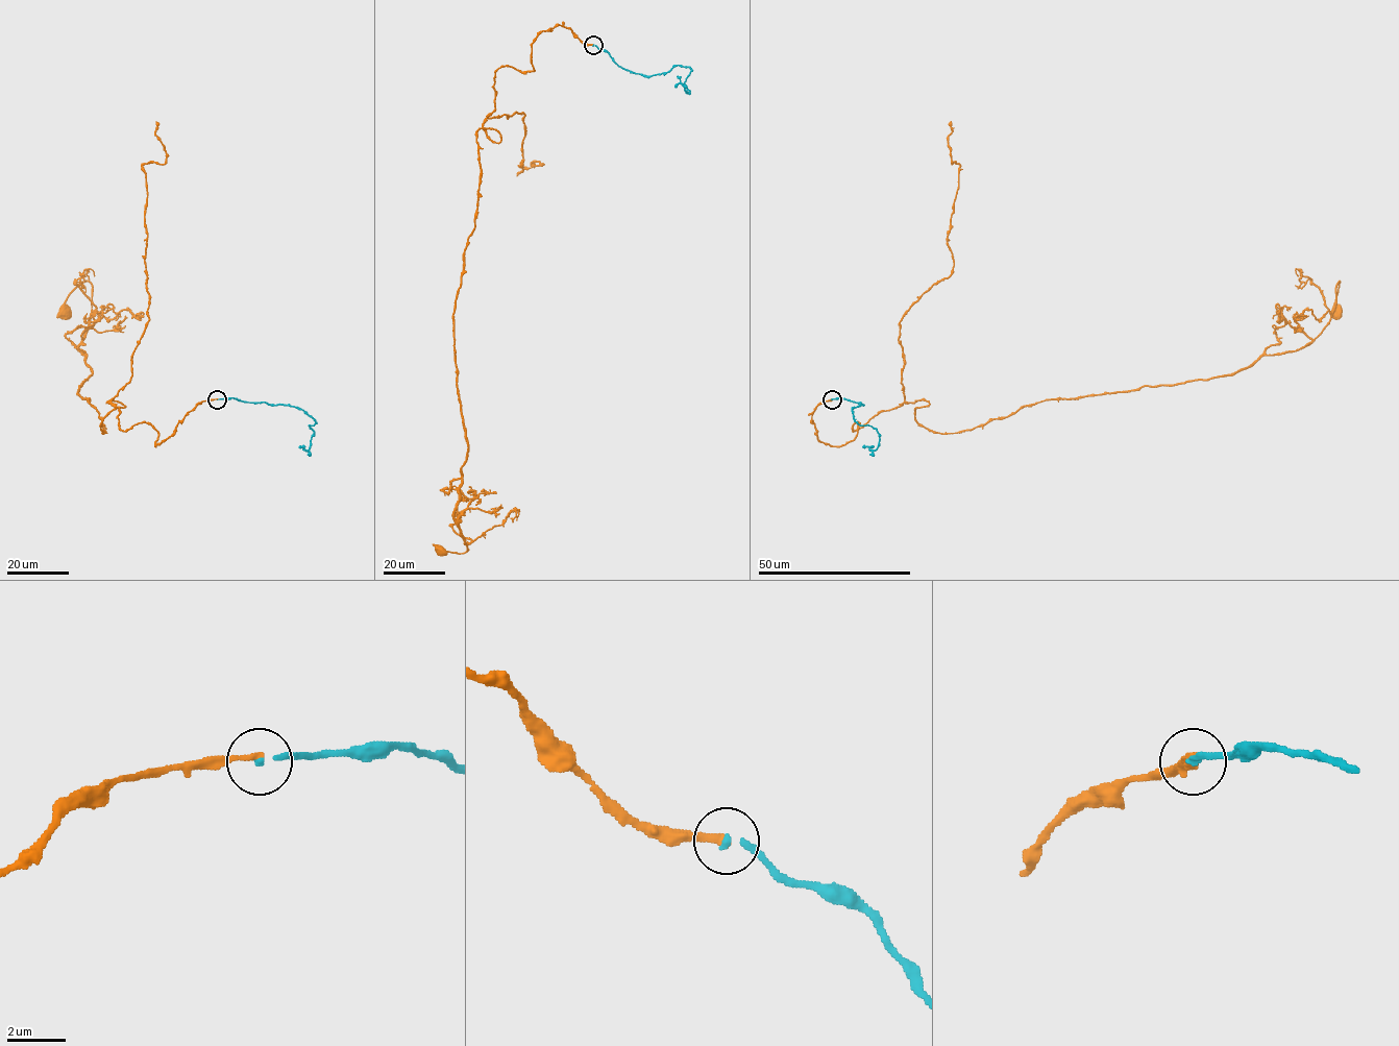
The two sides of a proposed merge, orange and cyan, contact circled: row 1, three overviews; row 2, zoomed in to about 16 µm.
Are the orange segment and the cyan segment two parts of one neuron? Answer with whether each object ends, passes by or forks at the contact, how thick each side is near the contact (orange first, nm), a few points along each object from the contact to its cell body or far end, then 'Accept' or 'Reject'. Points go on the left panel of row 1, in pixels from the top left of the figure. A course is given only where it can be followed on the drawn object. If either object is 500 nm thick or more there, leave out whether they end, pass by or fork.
At the ring orange ends. At the ring cyan ends. Thickness 220 nm (orange) against 200 nm. Course of orange: (218, 399), (155, 446), (108, 399), (125, 406), (103, 434), (77, 393), (89, 282), (65, 311). Course of cyan: (218, 399), (289, 405), (303, 410), (315, 421), (309, 426), (313, 434), (309, 449), (301, 446). Reject

